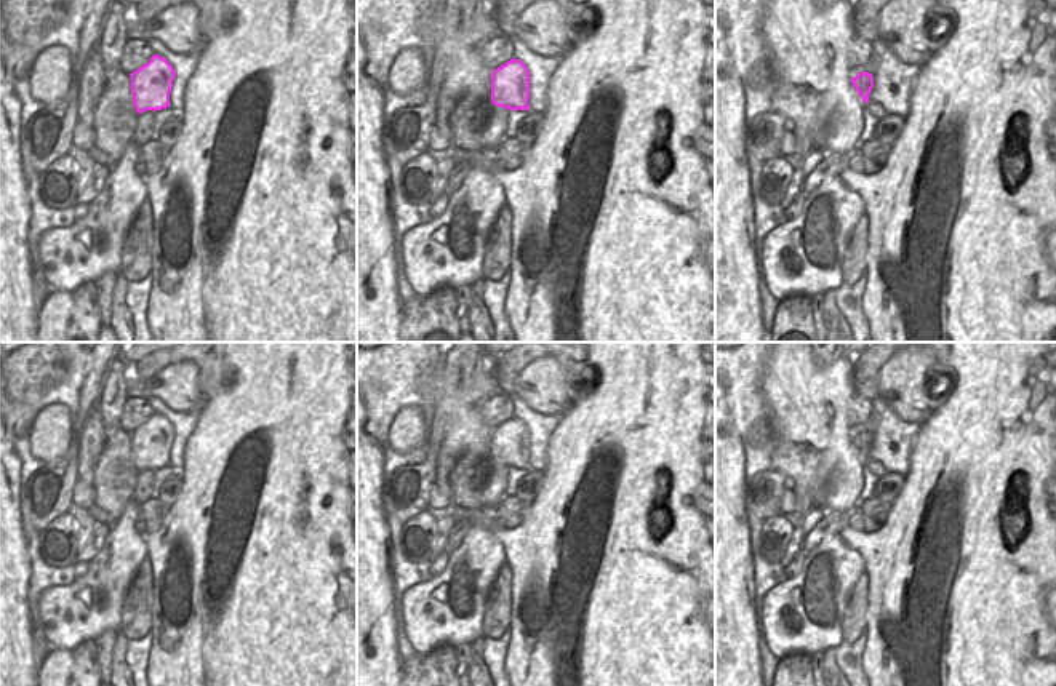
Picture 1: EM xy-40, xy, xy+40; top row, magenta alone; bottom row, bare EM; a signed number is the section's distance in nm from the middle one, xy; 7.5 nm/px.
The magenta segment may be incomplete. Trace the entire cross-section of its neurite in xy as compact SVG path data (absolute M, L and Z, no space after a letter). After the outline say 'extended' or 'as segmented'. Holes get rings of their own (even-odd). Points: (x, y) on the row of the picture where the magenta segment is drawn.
M510 59L491 74L491 102L509 110L530 110L530 70Z; as segmented

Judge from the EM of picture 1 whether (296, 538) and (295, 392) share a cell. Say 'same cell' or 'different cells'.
same cell

